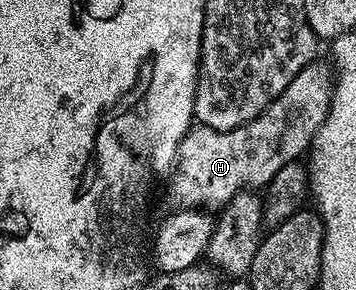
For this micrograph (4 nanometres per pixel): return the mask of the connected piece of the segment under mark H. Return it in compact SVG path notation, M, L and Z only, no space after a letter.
M315 60L299 72L296 80L288 84L286 91L259 118L253 118L240 128L217 130L197 124L191 125L190 131L178 145L178 161L168 175L170 187L167 188L166 194L170 197L171 207L184 210L201 208L210 212L213 211L213 206L221 208L228 205L244 189L265 187L266 183L272 180L272 176L276 176L276 172L284 168L284 164L299 161L309 151L316 132L322 127L330 111L331 93L331 67L327 63L325 66L322 60Z

